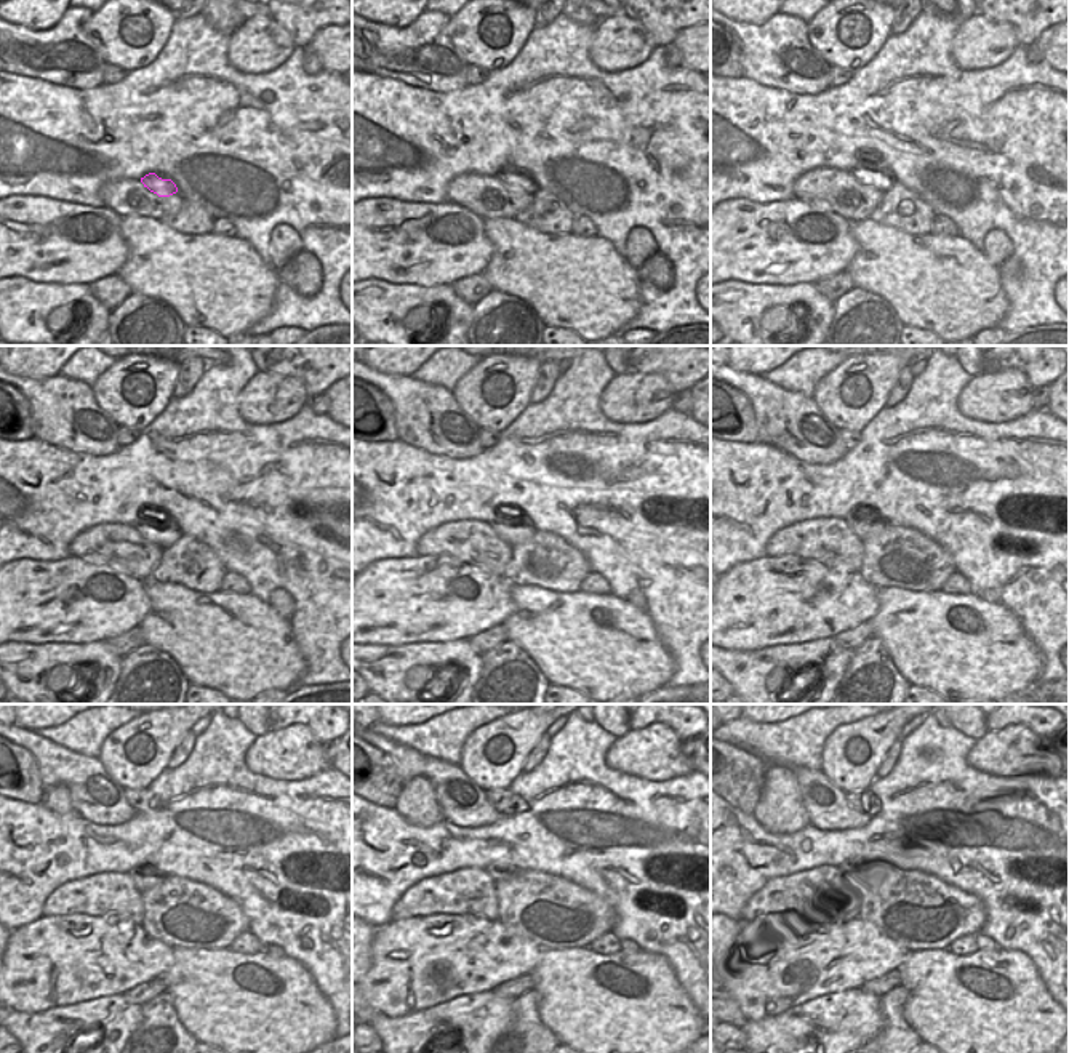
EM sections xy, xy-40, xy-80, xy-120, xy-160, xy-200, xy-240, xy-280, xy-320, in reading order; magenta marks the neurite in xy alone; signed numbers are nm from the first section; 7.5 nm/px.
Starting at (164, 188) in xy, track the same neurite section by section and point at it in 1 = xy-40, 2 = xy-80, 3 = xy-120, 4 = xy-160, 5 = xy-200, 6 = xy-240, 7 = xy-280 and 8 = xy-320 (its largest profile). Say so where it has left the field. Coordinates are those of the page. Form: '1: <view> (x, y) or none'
1: xy-40 (508, 176)
2: xy-80 (876, 180)
3: xy-120 (164, 538)
4: xy-160 (506, 525)
5: xy-200 (864, 522)
6: xy-240 (144, 877)
7: xy-280 (498, 871)
8: xy-320 (853, 868)

